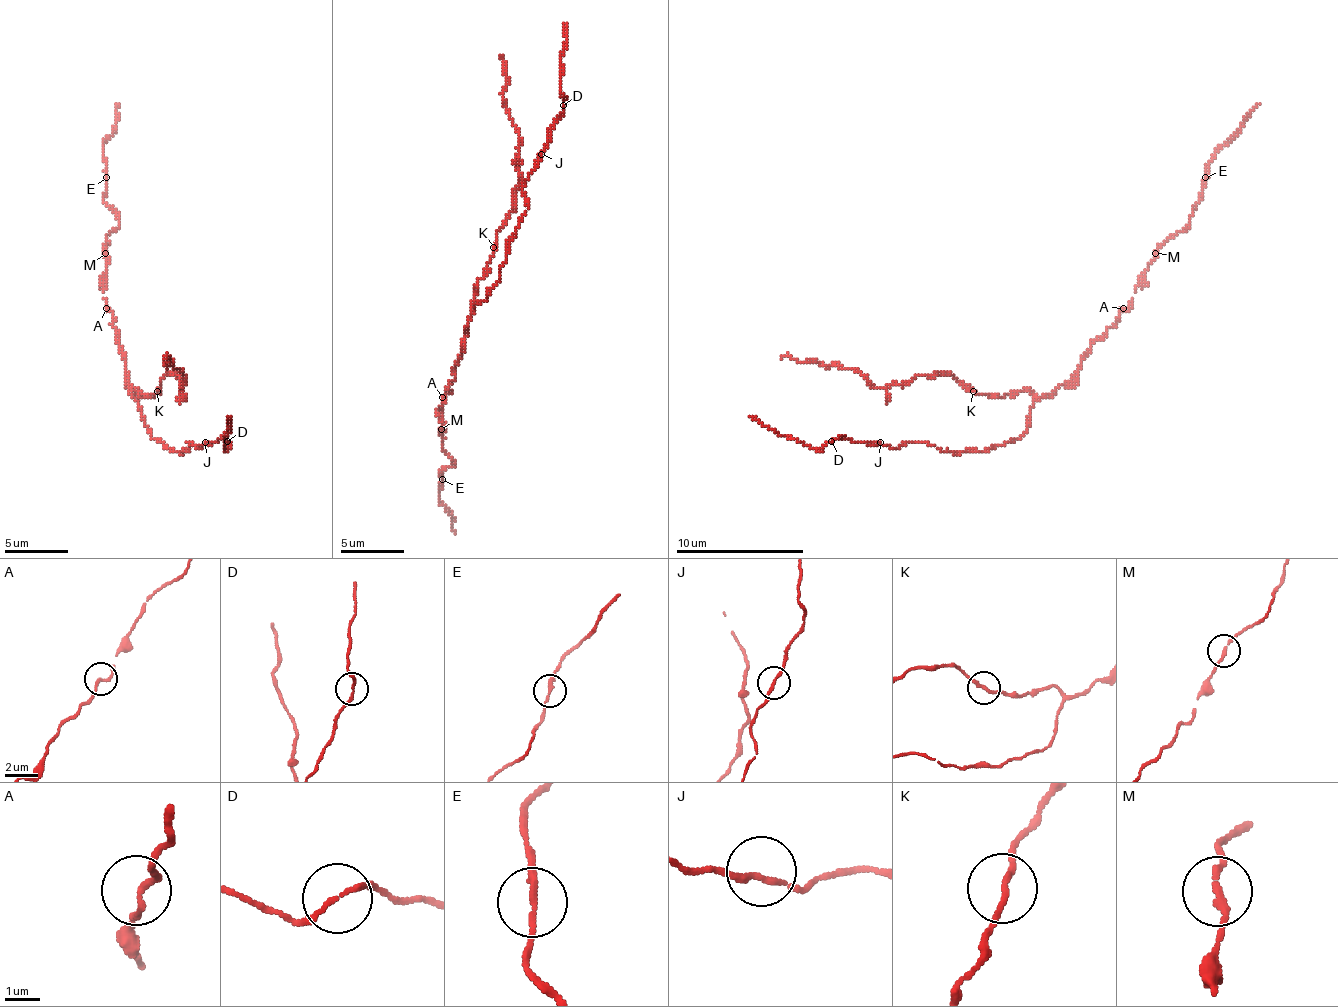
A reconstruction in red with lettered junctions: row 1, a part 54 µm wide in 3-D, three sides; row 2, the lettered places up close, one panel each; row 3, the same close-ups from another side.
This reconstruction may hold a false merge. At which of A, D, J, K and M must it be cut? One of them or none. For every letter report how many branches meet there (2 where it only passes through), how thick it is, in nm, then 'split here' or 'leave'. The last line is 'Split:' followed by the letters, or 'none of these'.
A: 2 | 160 nm | leave
D: 2 | 130 nm | leave
J: 2 | 170 nm | leave
K: 2 | 170 nm | leave
M: 2 | 190 nm | leave
Split: none of these

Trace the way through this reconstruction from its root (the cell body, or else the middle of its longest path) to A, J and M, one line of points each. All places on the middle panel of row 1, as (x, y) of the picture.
A: (468, 323), (465, 349), (455, 368), (455, 381), (449, 387), (449, 393), (442, 397)
J: (468, 323), (471, 310), (487, 298), (500, 279), (506, 240), (528, 208), (522, 183), (541, 154)
M: (468, 323), (465, 349), (455, 368), (455, 381), (439, 406), (442, 428)

